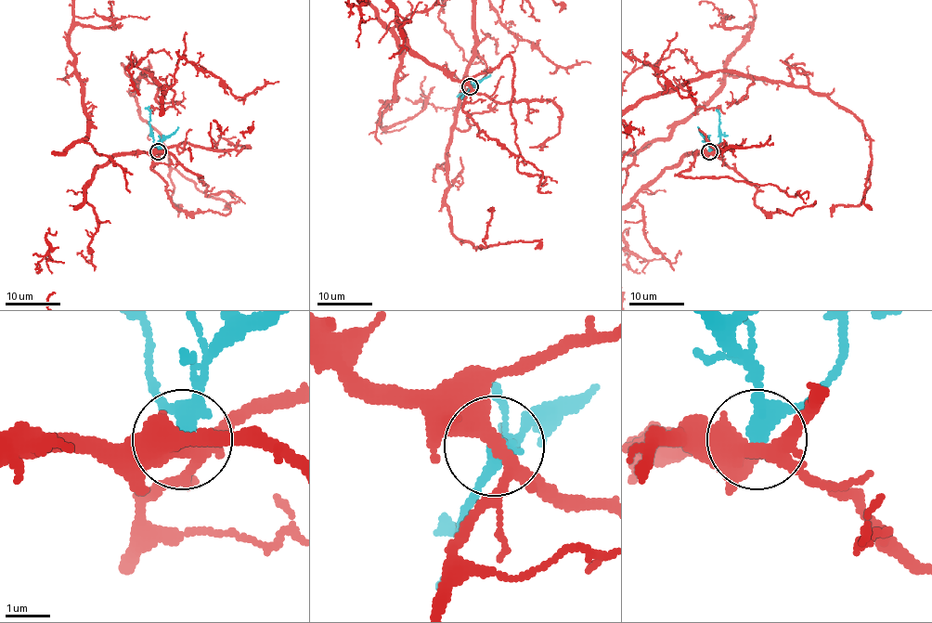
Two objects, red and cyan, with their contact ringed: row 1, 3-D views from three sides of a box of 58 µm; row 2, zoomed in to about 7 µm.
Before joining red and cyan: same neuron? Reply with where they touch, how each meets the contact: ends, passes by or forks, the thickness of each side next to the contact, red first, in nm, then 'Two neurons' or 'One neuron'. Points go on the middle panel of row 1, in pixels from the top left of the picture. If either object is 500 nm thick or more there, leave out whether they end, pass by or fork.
Place: (470, 86). At the ring red forks. At the ring cyan passes by. Thickness 340 nm (red) against 340 nm. Two neurons

